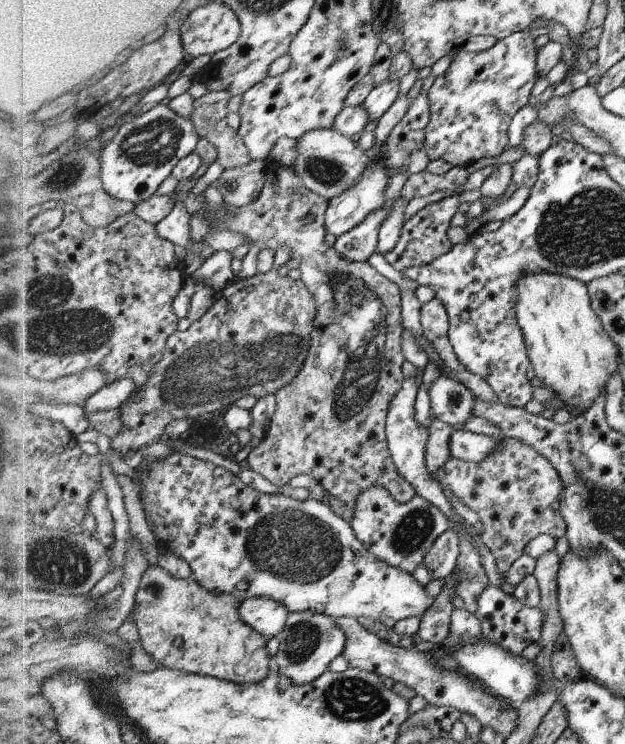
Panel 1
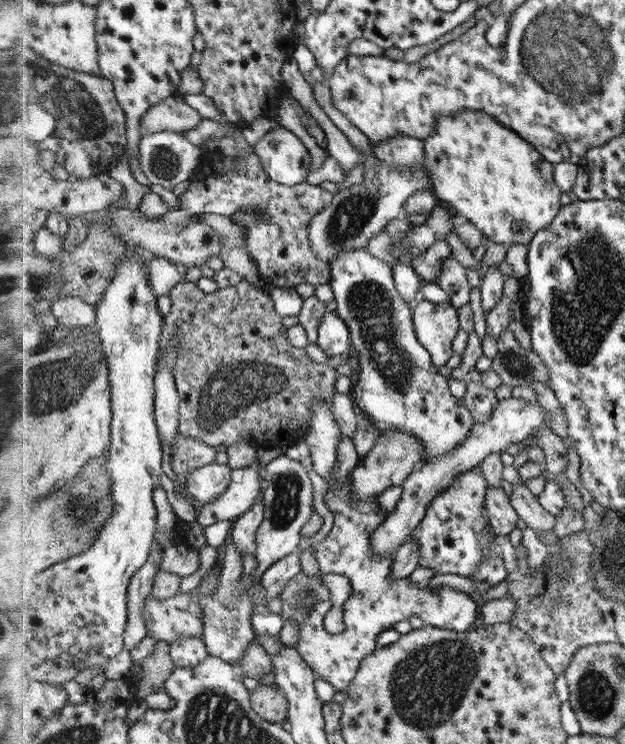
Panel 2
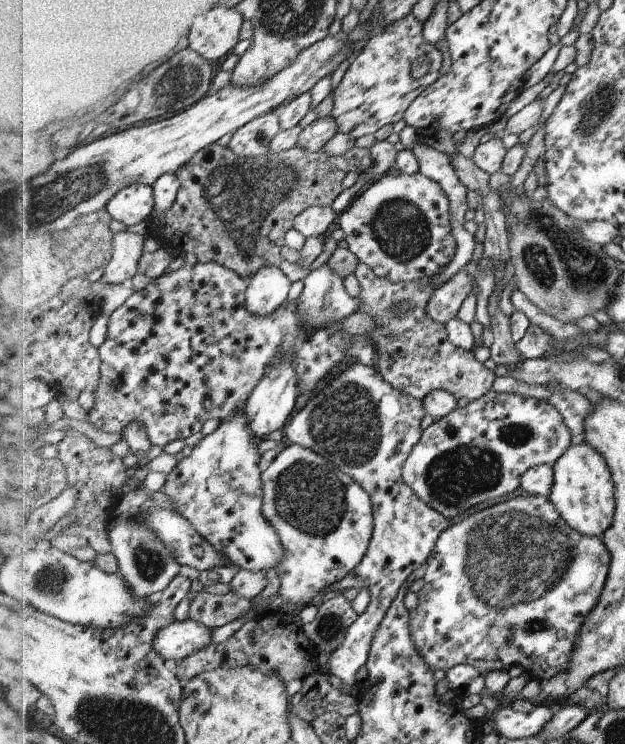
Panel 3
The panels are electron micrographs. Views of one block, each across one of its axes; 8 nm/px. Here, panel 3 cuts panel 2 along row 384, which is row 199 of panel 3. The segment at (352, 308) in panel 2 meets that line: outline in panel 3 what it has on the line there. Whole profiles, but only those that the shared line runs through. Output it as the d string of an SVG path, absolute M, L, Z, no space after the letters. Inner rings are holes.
M420 171L409 175L390 176L385 174L373 180L370 188L338 214L338 226L346 233L348 250L354 252L360 263L366 264L379 277L393 283L417 281L434 277L456 257L457 239L453 234L449 214L449 197L441 183L428 178Z

